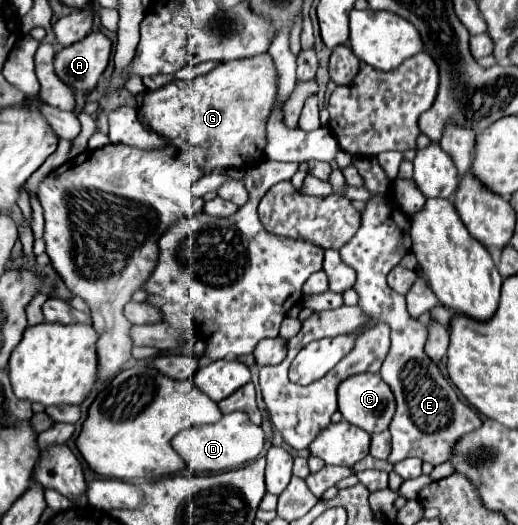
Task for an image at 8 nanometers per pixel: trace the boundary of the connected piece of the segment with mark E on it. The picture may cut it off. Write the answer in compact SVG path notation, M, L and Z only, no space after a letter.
M354 159L354 167L366 179L366 189L374 197L366 203L366 211L362 213L360 231L352 237L352 243L346 243L340 249L340 255L342 255L342 261L346 265L350 265L358 273L358 279L356 279L356 285L354 285L354 289L360 295L360 303L358 305L364 309L366 315L370 315L370 319L374 323L384 321L392 329L392 347L390 347L390 353L388 353L388 357L384 361L384 369L380 371L382 379L390 385L390 389L392 389L392 393L396 397L396 405L398 405L396 413L392 417L392 423L390 423L392 453L390 453L388 461L390 463L398 463L398 461L402 461L406 457L420 457L422 461L428 461L432 465L440 465L440 463L450 461L454 445L466 433L482 427L482 419L480 419L480 415L470 405L462 403L462 399L458 397L458 389L454 387L454 383L448 377L442 377L438 365L424 353L424 343L428 339L426 325L422 325L418 319L410 317L410 313L406 311L406 299L404 299L404 295L392 291L388 287L388 283L386 283L386 275L396 265L396 259L400 263L400 259L406 253L410 253L410 247L412 247L412 241L410 241L410 219L400 211L400 207L398 207L398 213L396 213L394 203L388 199L388 193L390 193L390 187L392 187L390 179L386 177L384 169L378 165L376 159Z

